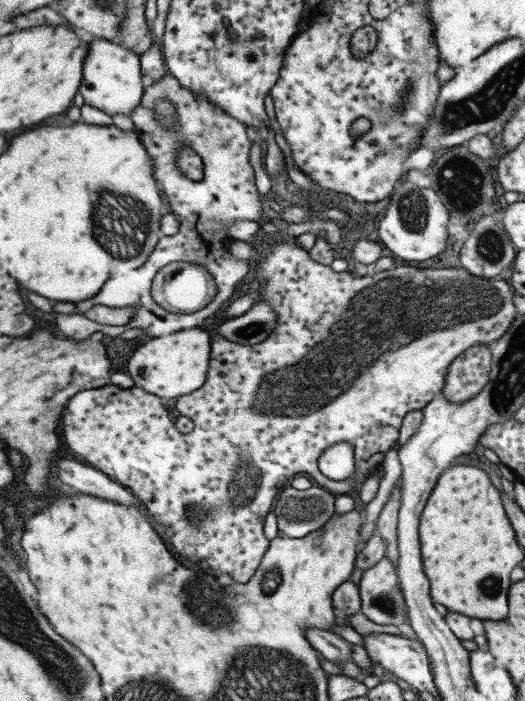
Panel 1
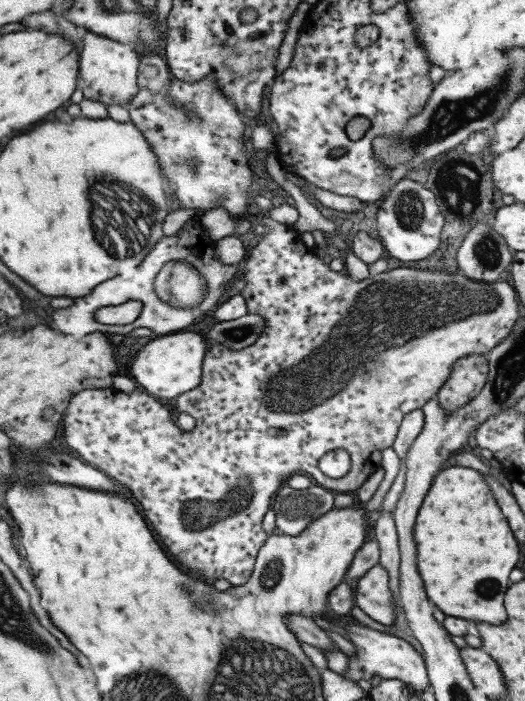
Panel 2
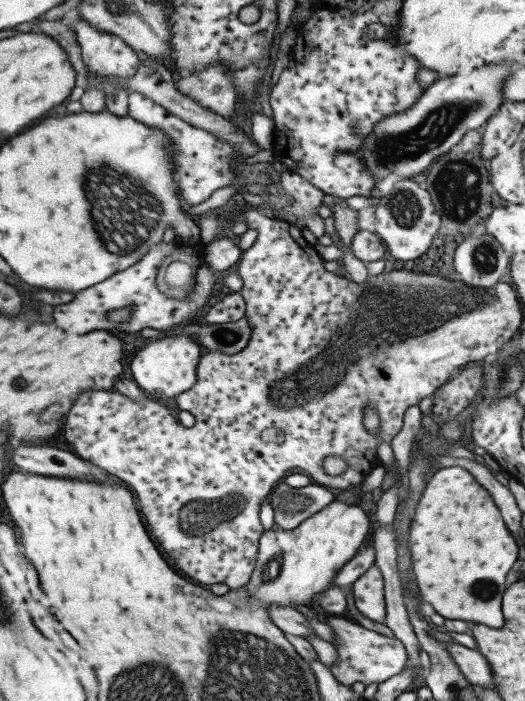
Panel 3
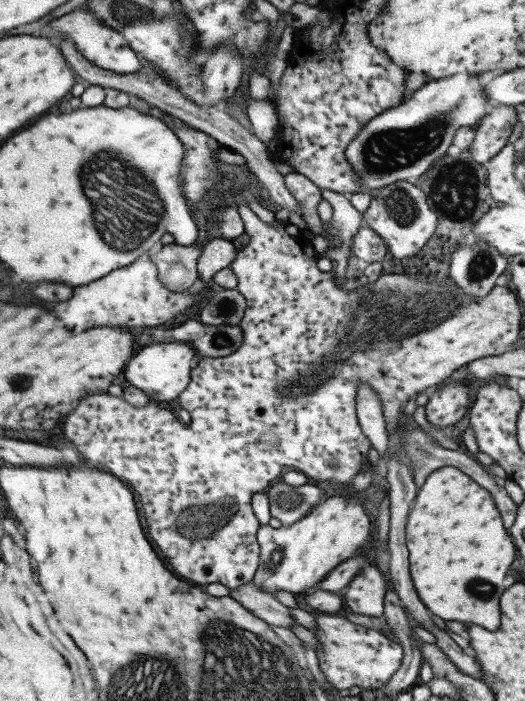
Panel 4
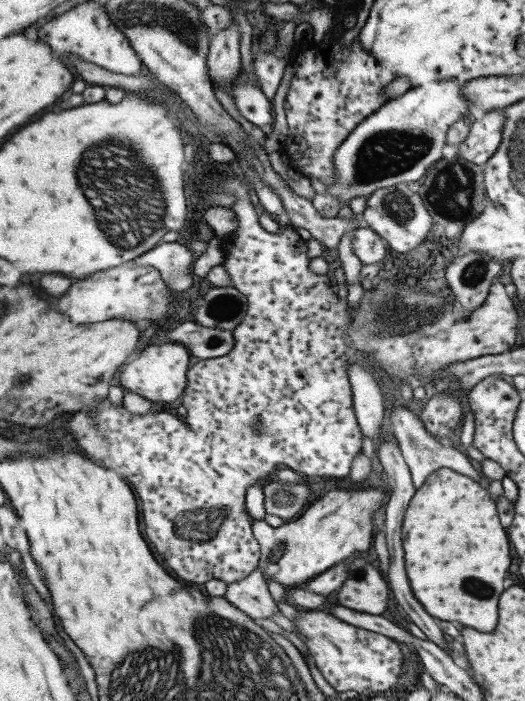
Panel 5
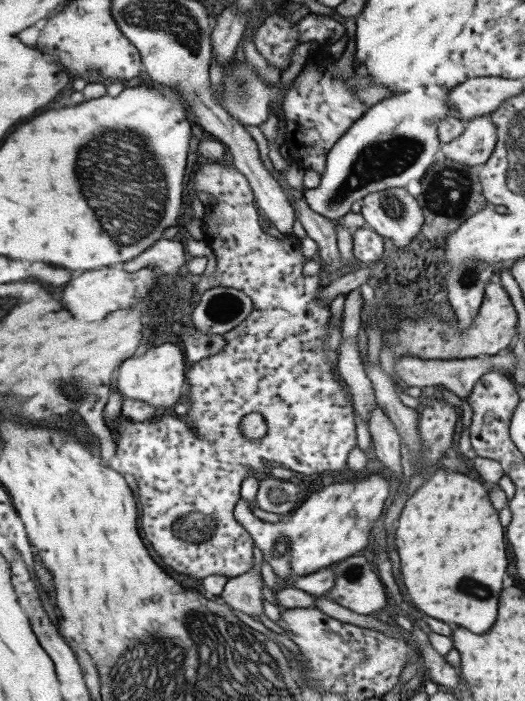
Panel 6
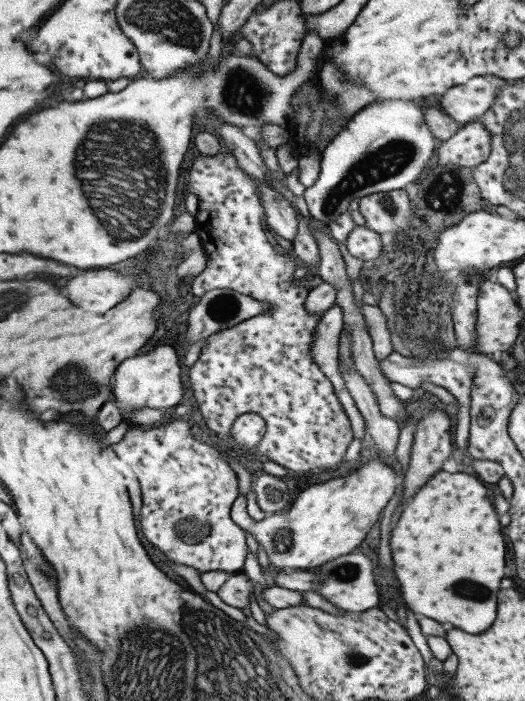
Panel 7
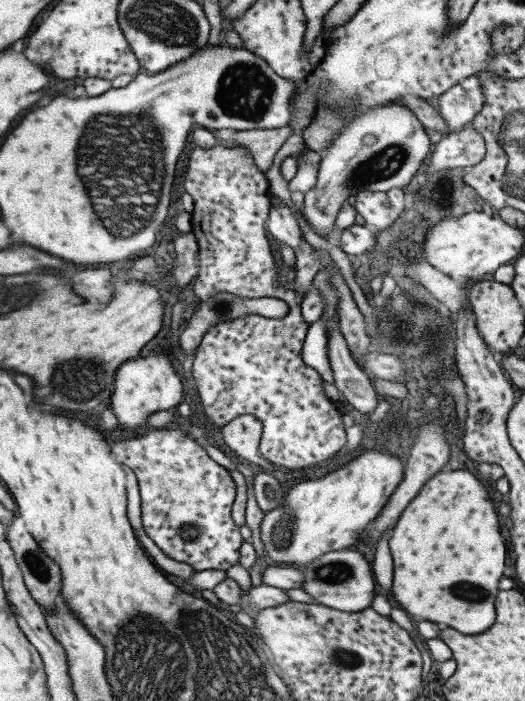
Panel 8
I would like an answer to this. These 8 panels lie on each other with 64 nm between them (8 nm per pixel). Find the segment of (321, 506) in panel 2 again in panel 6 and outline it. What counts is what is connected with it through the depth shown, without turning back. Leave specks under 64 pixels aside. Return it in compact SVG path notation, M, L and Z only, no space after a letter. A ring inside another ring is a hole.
M266 477L257 484L255 500L259 509L282 515L291 512L303 499L289 481Z

